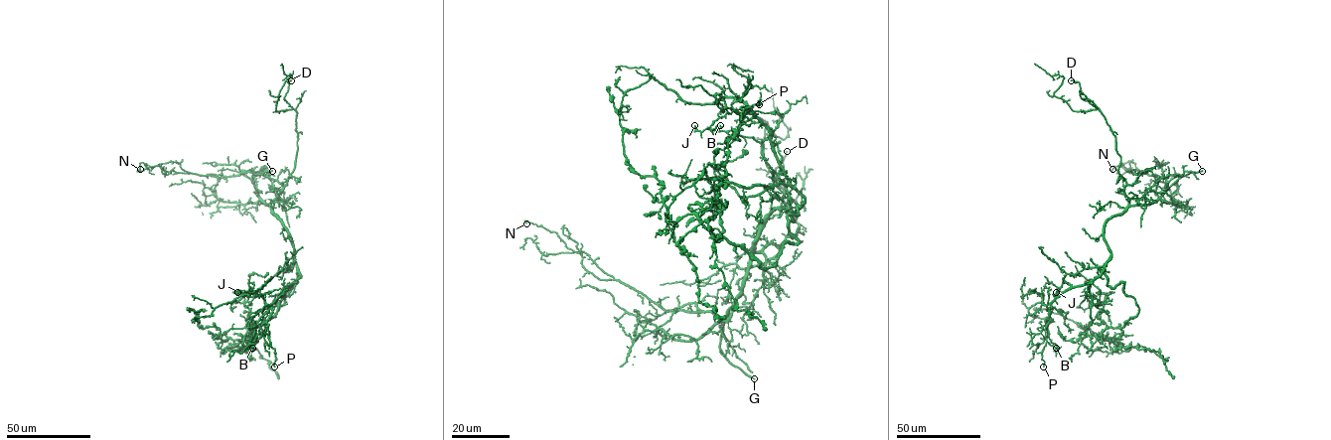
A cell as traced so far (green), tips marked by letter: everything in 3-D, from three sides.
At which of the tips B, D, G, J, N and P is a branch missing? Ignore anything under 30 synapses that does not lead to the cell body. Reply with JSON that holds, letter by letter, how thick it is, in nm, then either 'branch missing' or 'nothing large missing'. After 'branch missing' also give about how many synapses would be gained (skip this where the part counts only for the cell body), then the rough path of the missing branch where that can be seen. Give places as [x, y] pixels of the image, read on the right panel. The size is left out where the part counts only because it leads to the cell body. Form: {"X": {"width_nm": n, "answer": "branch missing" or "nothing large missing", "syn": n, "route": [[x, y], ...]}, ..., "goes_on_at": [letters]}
{"B": {"width_nm": 110, "answer": "nothing large missing"}, "D": {"width_nm": 100, "answer": "nothing large missing"}, "G": {"width_nm": 100, "answer": "branch missing", "route": [[1202, 171], [1211, 163], [1204, 157], [1219, 150]]}, "J": {"width_nm": 110, "answer": "nothing large missing"}, "N": {"width_nm": 70, "answer": "nothing large missing"}, "P": {"width_nm": 120, "answer": "nothing large missing"}, "goes_on_at": ["G"]}

